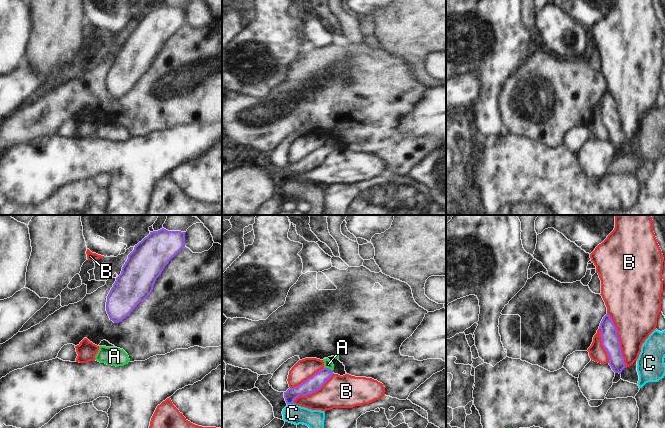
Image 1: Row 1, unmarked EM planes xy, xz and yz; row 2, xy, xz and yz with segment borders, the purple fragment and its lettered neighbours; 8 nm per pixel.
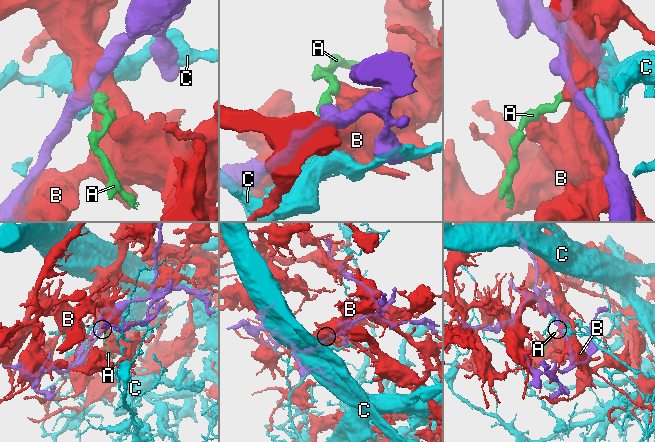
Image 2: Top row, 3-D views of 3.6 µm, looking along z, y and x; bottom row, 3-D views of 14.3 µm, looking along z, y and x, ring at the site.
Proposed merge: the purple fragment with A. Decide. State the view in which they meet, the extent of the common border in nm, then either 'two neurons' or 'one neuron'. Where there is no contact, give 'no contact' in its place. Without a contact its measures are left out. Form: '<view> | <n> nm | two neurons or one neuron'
xz | 80 nm | two neurons

